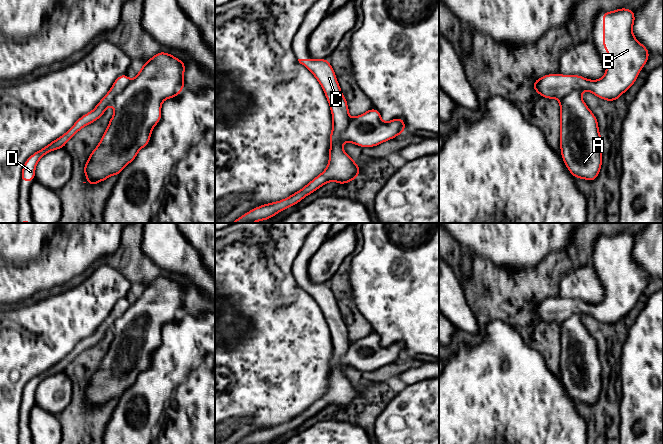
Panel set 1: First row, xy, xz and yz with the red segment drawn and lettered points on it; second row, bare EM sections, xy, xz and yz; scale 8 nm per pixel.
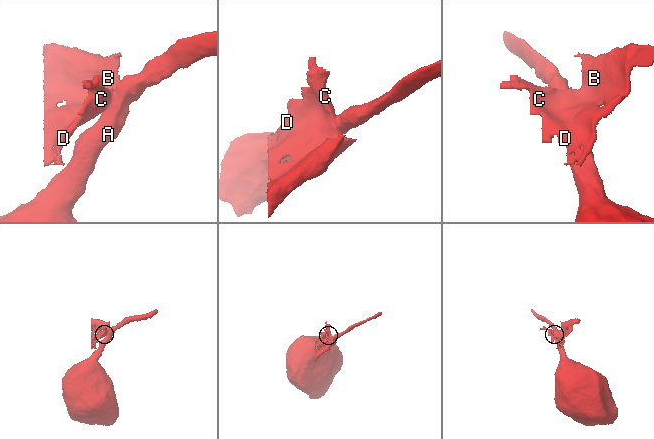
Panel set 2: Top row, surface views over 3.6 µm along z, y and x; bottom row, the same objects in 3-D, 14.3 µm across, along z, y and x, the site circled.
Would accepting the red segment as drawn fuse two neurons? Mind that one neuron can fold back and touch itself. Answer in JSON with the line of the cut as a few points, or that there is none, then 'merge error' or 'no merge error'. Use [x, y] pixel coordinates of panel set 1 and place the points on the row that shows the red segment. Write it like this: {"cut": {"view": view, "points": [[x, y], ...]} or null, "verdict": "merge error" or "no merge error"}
{"cut": {"view": "xy", "points": [[130, 80], [112, 103]]}, "verdict": "merge error"}

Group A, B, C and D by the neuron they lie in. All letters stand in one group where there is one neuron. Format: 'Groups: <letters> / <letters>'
Groups: A / B C D

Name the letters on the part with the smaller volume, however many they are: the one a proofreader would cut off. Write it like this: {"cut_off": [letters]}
{"cut_off": ["B", "C", "D"]}

